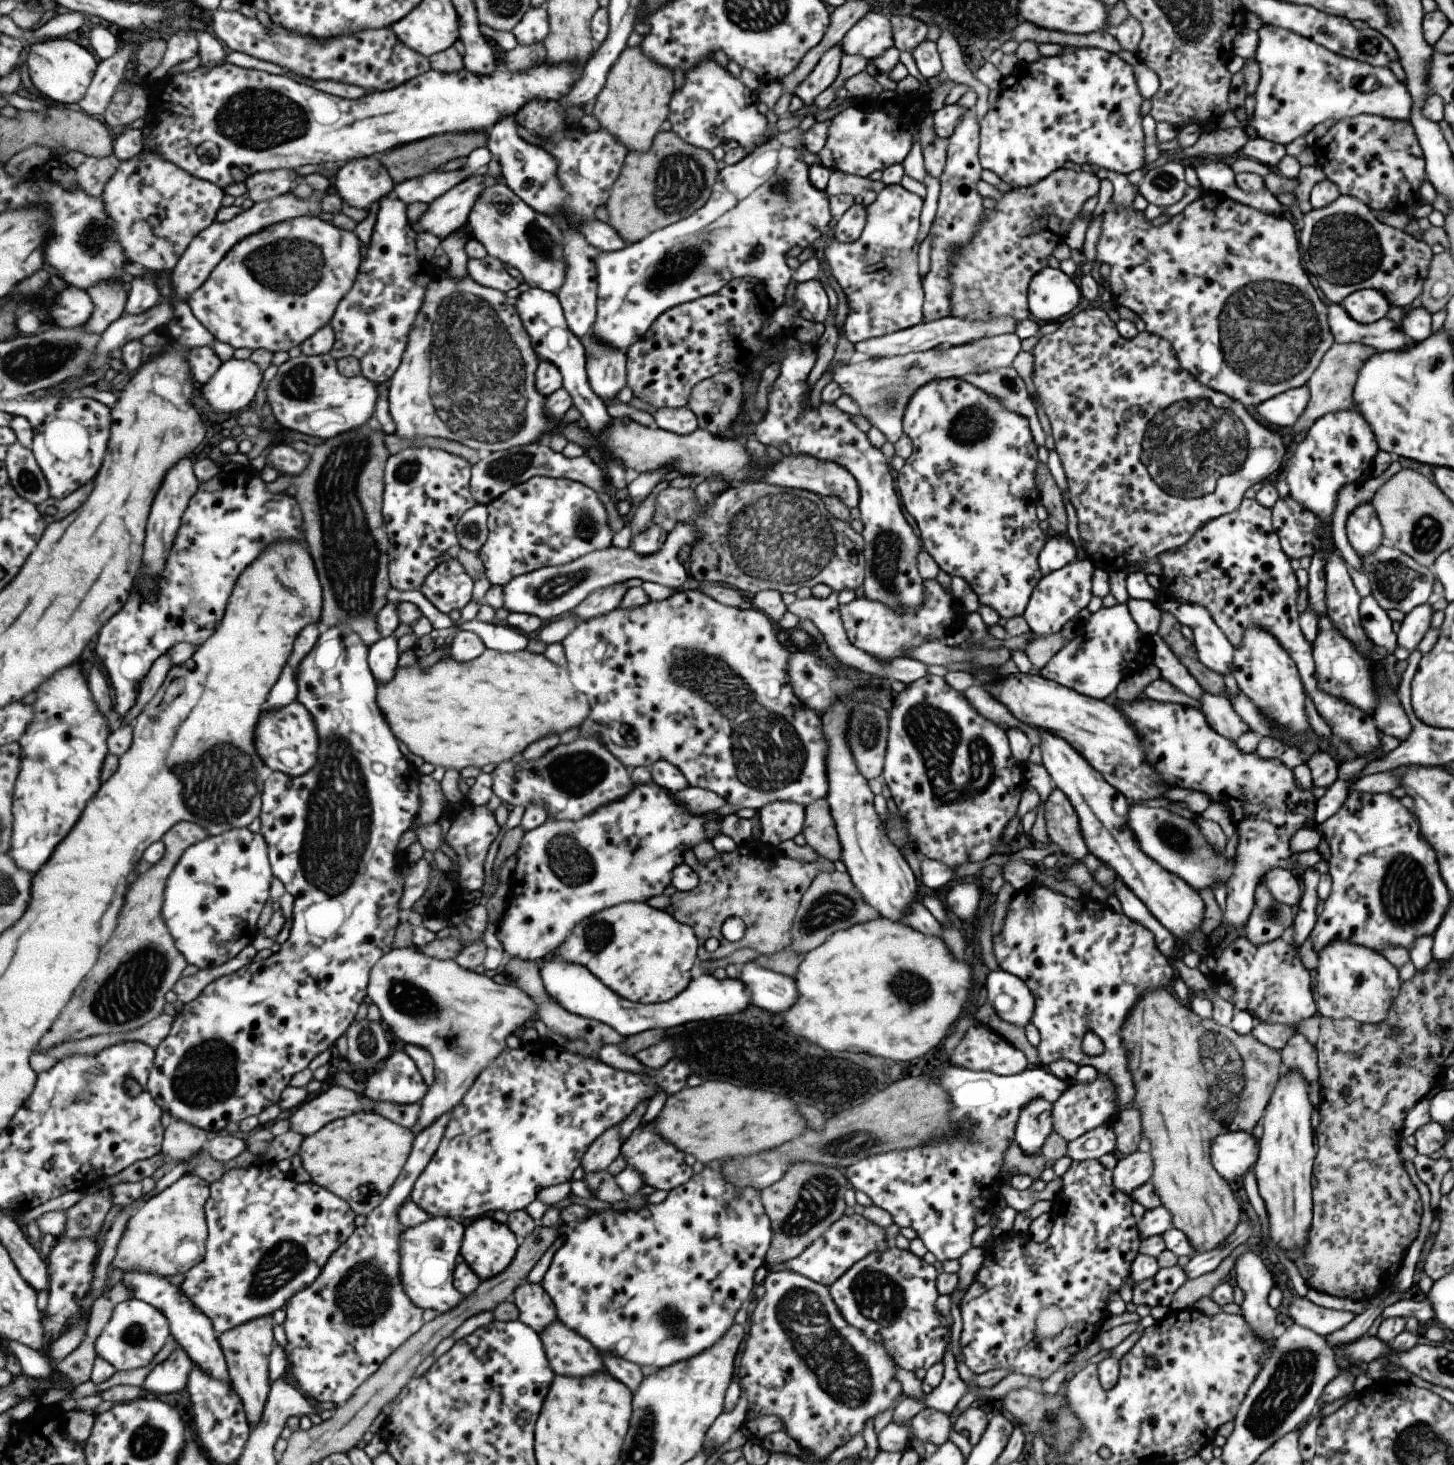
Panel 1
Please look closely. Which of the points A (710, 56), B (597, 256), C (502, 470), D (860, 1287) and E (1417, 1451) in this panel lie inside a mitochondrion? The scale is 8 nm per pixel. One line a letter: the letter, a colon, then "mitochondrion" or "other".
A: other
B: other
C: mitochondrion
D: mitochondrion
E: mitochondrion

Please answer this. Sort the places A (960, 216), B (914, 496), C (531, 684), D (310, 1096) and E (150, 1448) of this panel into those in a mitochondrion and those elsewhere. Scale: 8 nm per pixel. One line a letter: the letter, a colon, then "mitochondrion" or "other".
A: mitochondrion
B: other
C: other
D: other
E: mitochondrion

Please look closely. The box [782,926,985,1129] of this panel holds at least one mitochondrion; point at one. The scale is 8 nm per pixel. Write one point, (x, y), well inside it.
(912, 988)

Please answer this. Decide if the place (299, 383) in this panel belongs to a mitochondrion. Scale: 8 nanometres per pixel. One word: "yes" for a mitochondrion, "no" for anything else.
yes

